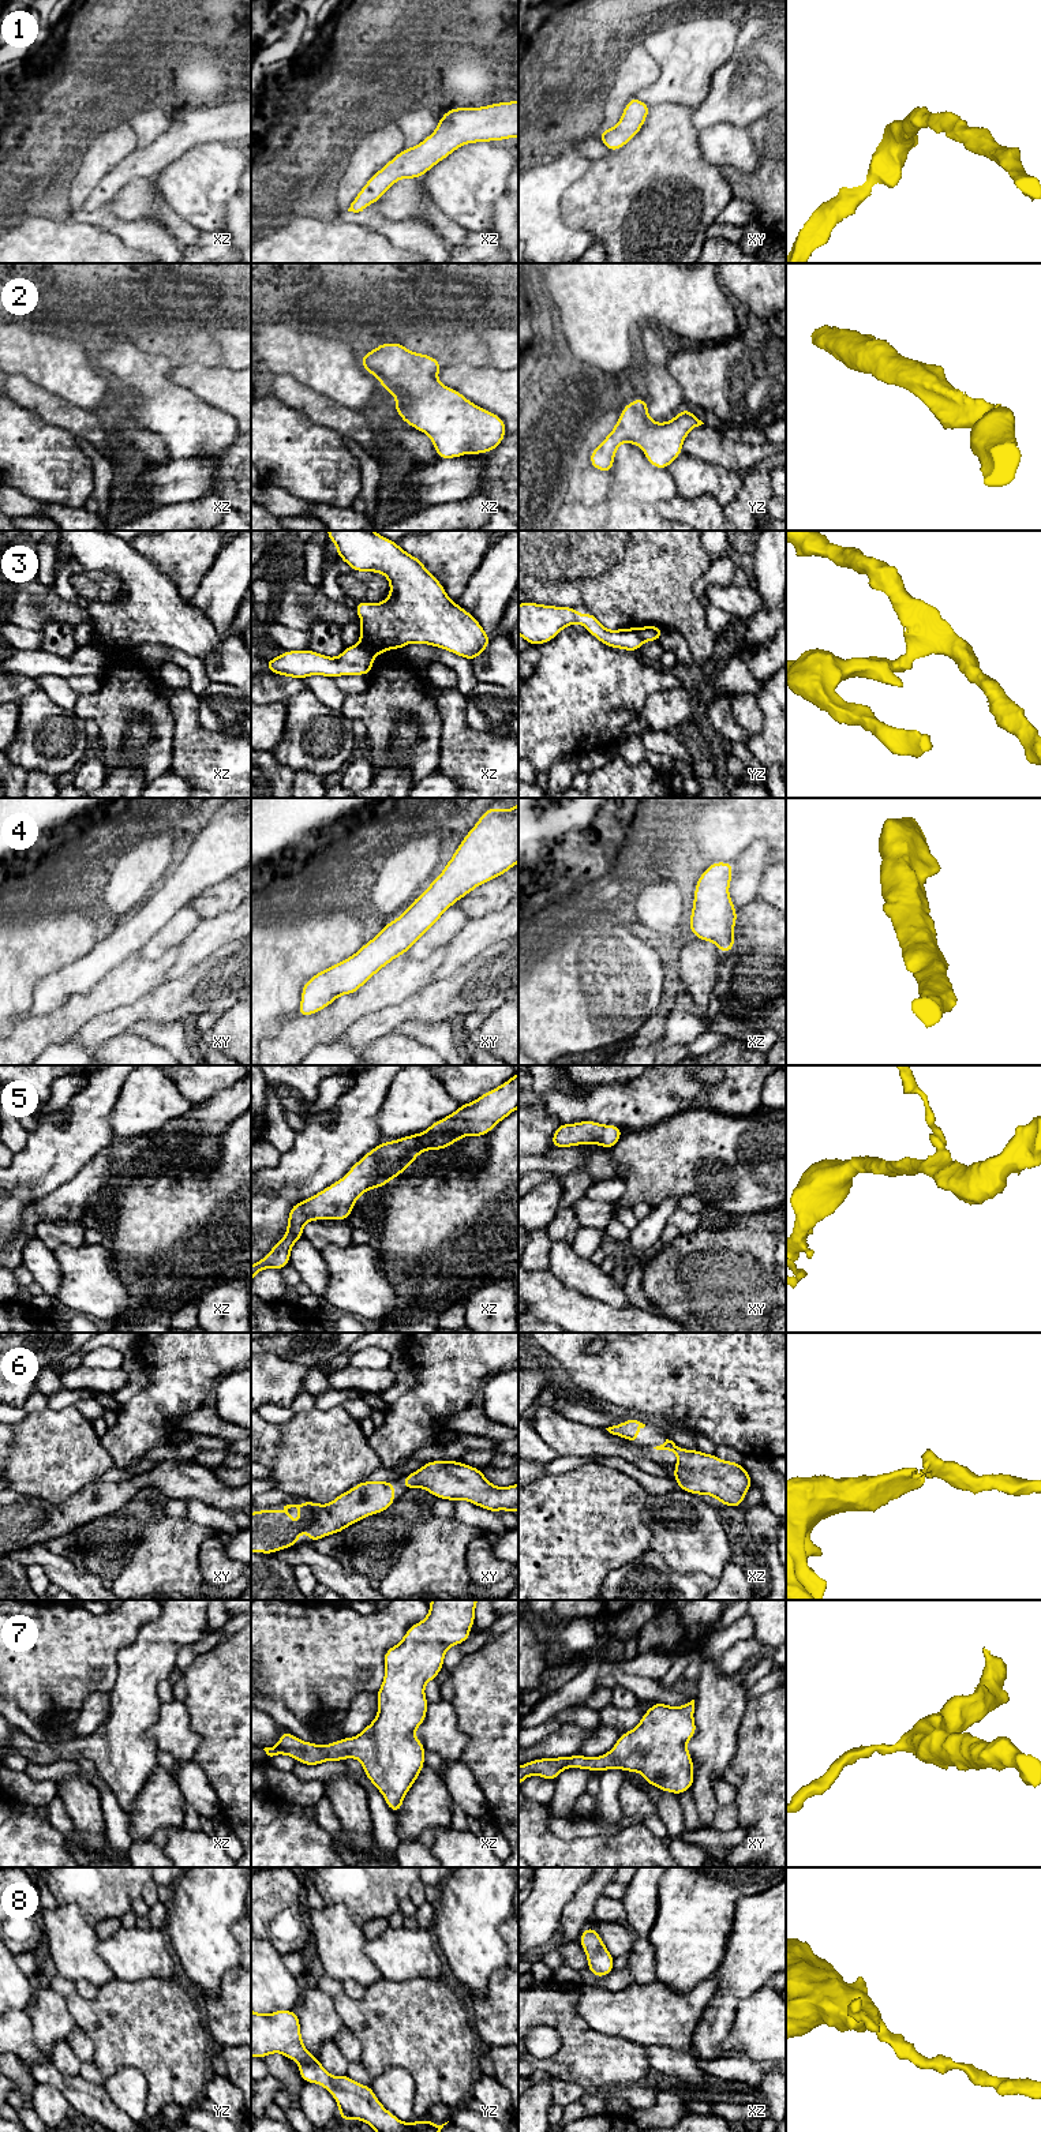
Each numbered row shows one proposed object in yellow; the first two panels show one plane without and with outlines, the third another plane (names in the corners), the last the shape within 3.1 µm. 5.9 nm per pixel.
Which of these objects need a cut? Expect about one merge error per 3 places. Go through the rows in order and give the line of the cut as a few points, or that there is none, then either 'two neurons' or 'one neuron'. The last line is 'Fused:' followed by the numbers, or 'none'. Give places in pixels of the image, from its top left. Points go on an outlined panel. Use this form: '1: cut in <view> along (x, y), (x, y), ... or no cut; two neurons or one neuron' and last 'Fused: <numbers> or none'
1: no cut; one neuron
2: no cut; one neuron
3: cut in xz along (359, 643), (374, 655); two neurons
4: no cut; one neuron
5: no cut; one neuron
6: no cut; one neuron
7: no cut; one neuron
8: no cut; one neuron
Fused: 3

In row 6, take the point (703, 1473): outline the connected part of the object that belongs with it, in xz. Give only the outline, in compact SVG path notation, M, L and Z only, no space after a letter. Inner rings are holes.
M669 1439L654 1449L677 1453L678 1460L673 1477L679 1490L686 1492L711 1495L716 1498L720 1505L739 1509L745 1494L753 1485L742 1464L723 1461L715 1454L705 1454L697 1449L682 1449Z

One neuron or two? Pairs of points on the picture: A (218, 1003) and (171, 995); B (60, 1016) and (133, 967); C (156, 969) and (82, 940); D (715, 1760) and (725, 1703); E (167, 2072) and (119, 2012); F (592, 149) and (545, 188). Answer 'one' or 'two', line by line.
A: one
B: one
C: two
D: one
E: one
F: two

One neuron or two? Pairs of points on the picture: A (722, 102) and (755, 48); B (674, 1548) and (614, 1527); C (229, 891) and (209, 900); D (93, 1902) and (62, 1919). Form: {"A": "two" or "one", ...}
{"A": "one", "B": "two", "C": "one", "D": "two"}

